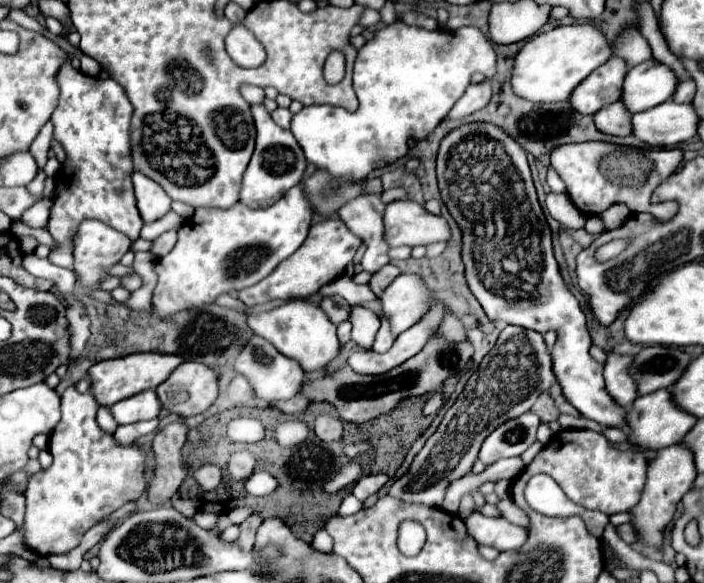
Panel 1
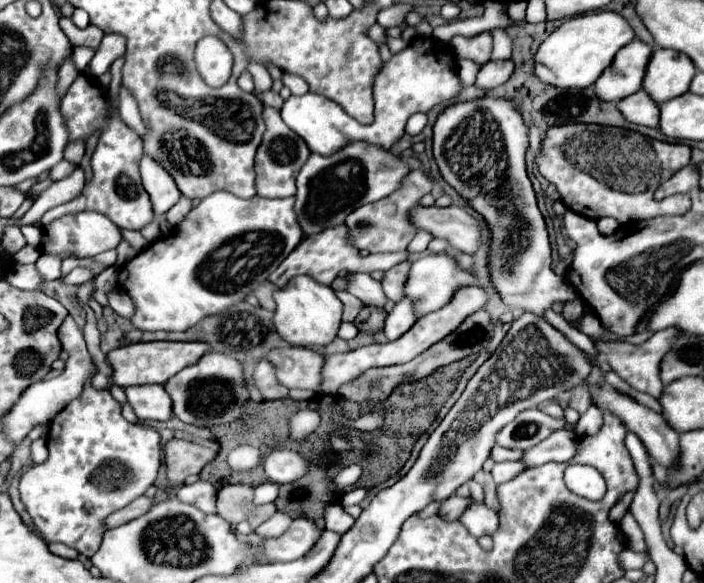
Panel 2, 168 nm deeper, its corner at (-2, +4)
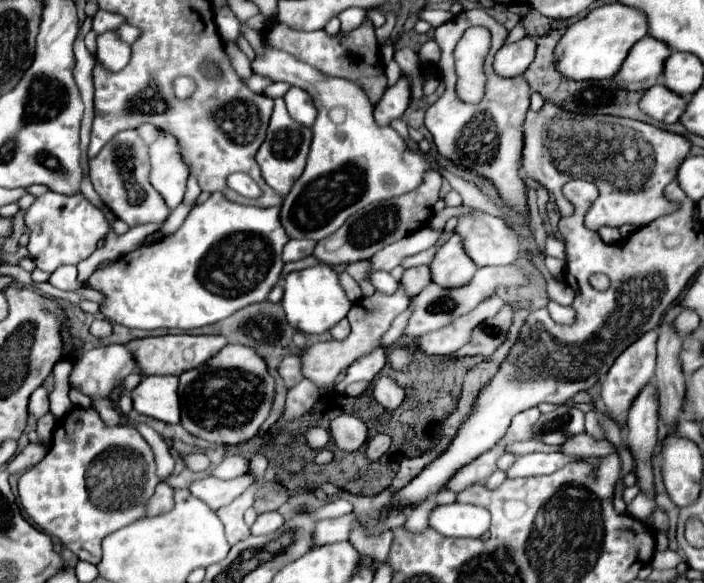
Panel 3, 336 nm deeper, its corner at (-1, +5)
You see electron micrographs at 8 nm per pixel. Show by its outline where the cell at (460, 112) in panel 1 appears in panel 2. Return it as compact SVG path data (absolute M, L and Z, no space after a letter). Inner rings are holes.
M505 59L505 61L489 61L487 65L481 67L475 85L481 87L481 89L495 89L495 87L503 85L503 83L511 77L513 71L515 71L513 59Z

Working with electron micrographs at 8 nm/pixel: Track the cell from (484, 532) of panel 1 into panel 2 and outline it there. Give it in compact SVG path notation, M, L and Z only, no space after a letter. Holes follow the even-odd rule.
M471 501L471 505L459 517L459 521L467 527L467 531L473 537L493 535L495 529L499 527L497 519L499 519L497 513L493 509L489 509L485 503L479 503L479 501Z

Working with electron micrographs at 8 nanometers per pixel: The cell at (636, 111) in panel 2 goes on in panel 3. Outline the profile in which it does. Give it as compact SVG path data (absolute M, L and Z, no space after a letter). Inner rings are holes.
M656 84L654 88L642 92L642 100L638 102L638 106L642 108L642 112L646 112L646 116L664 124L674 124L686 108L686 98L670 92L662 84Z

